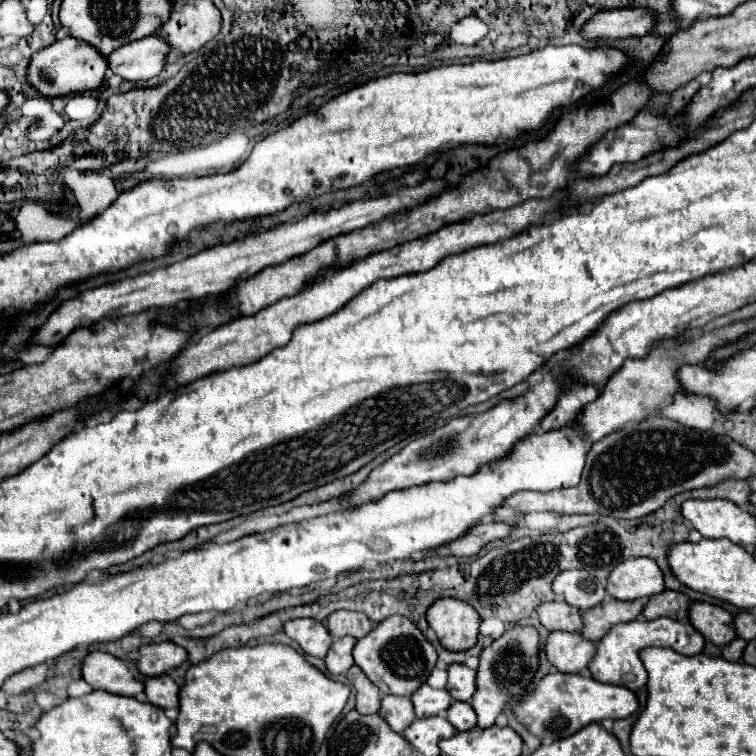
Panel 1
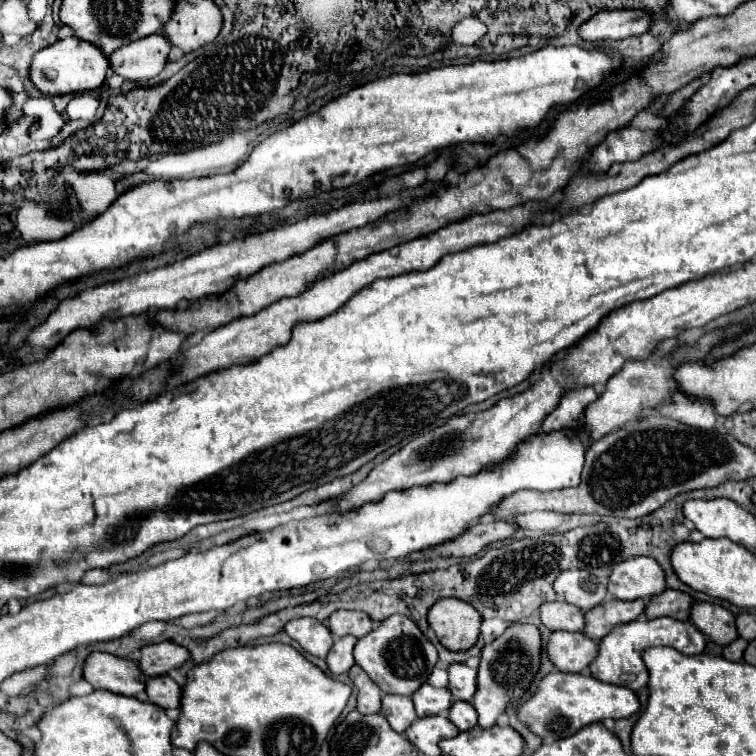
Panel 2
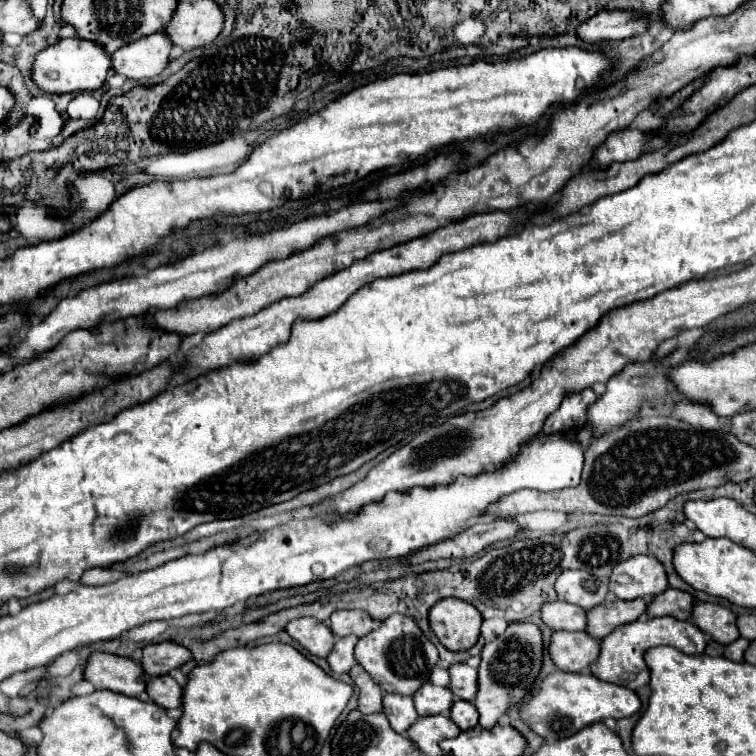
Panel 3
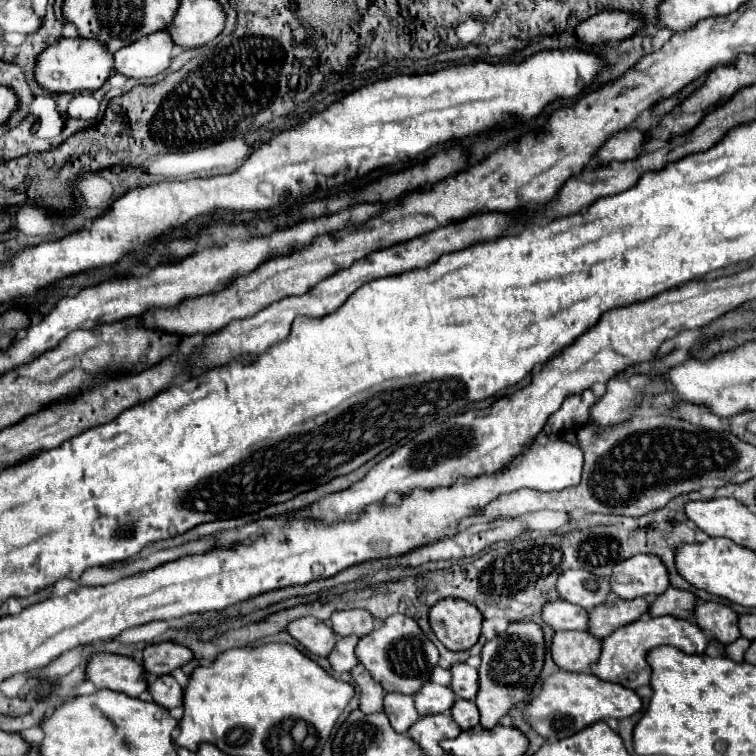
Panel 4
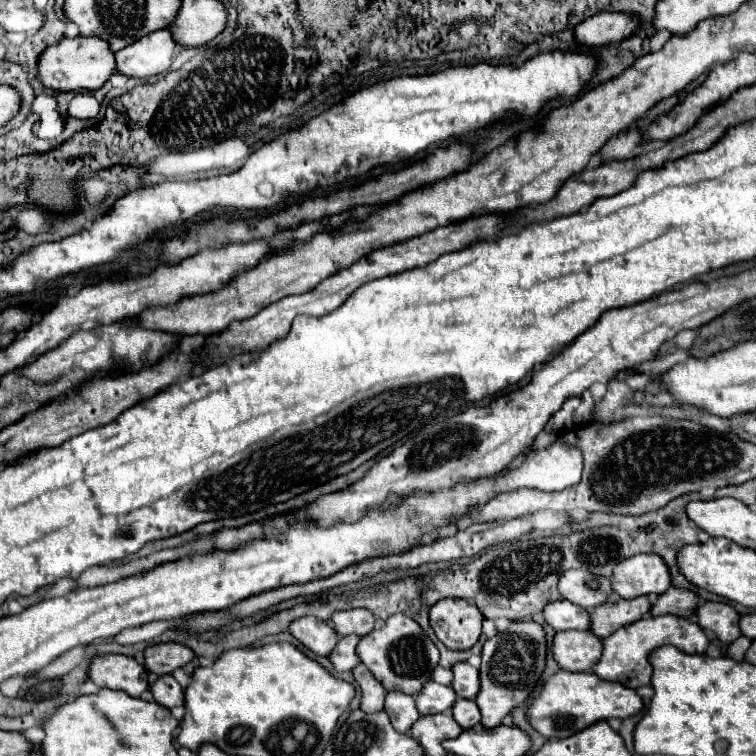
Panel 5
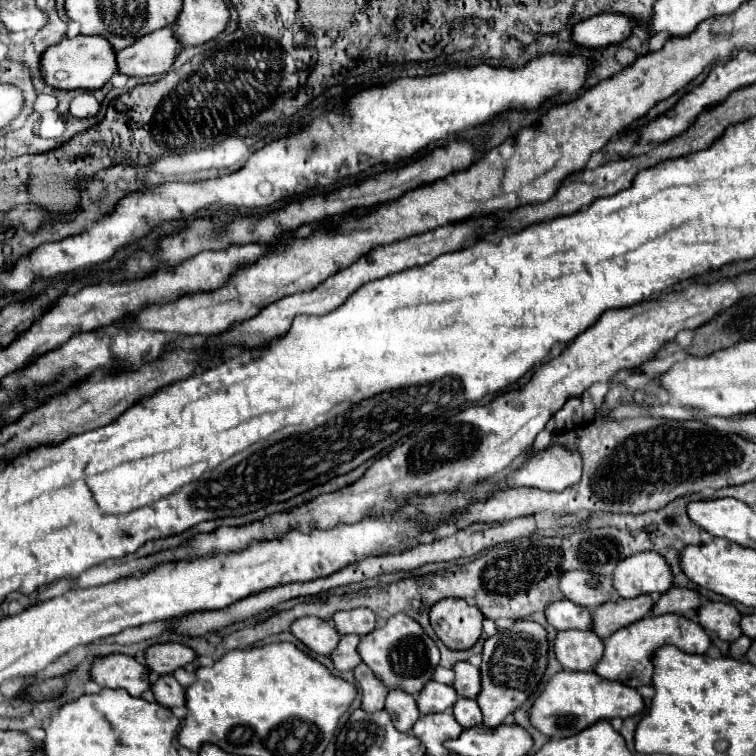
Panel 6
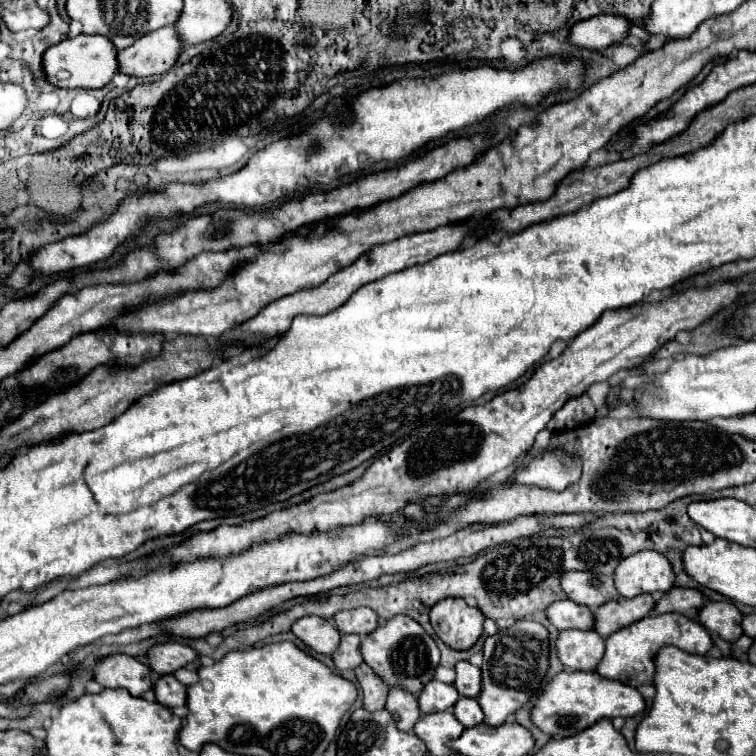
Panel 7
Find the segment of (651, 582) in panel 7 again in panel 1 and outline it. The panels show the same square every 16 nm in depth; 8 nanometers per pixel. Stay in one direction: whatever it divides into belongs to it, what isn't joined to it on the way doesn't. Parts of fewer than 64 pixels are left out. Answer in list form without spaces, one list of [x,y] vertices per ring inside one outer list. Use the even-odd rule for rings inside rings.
[[[632,558],[618,564],[608,576],[606,592],[616,600],[650,598],[664,590],[664,578],[658,564],[650,558]]]

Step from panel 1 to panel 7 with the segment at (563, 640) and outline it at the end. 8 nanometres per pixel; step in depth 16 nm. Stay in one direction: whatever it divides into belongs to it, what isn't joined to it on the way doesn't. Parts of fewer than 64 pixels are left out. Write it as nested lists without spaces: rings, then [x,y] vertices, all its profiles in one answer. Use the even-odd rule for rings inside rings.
[[[564,630],[556,638],[556,654],[566,670],[594,670],[604,656],[604,638],[594,630]]]

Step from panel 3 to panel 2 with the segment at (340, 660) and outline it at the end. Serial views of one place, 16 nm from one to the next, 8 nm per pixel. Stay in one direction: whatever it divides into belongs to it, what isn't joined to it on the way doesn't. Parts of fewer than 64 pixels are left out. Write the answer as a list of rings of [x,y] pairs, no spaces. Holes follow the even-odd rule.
[[[344,636],[344,638],[338,638],[328,656],[326,656],[326,664],[328,664],[328,670],[332,674],[346,674],[348,668],[354,666],[354,656],[352,656],[352,648],[356,646],[356,638],[354,636]]]

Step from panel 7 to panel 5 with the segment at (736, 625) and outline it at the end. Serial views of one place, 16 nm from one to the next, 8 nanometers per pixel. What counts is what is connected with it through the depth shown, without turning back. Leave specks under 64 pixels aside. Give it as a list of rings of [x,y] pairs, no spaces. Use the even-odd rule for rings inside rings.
[[[700,602],[696,610],[696,622],[702,630],[710,630],[716,634],[716,638],[724,644],[732,644],[736,638],[740,638],[738,628],[738,612],[722,602]]]

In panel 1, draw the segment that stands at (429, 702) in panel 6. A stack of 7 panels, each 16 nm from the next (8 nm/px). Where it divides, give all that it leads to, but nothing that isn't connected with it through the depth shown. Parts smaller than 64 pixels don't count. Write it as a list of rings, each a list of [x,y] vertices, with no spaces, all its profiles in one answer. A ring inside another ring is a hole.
[[[422,684],[412,696],[412,706],[414,706],[414,714],[416,718],[428,718],[428,716],[436,716],[436,714],[444,714],[448,710],[448,706],[452,704],[452,698],[448,696],[446,688],[442,690],[434,690],[428,684]]]

